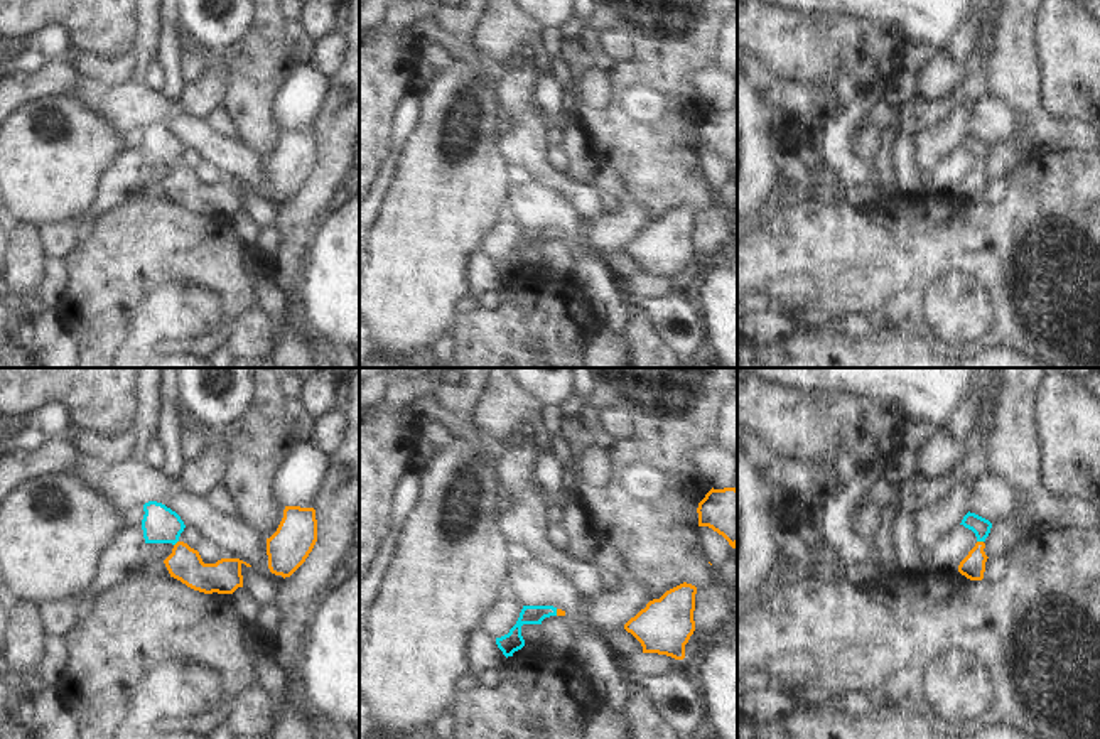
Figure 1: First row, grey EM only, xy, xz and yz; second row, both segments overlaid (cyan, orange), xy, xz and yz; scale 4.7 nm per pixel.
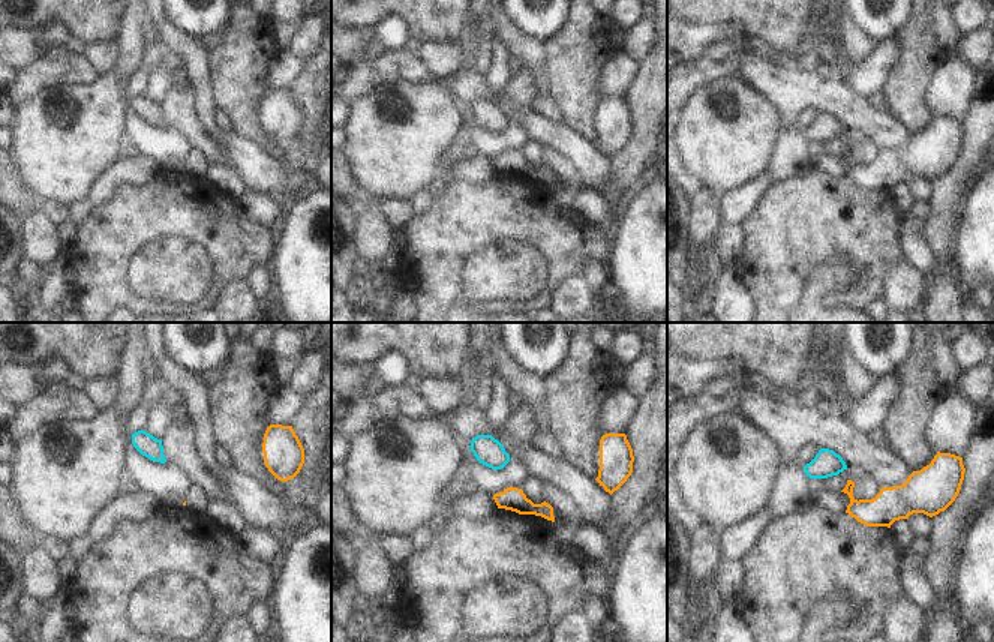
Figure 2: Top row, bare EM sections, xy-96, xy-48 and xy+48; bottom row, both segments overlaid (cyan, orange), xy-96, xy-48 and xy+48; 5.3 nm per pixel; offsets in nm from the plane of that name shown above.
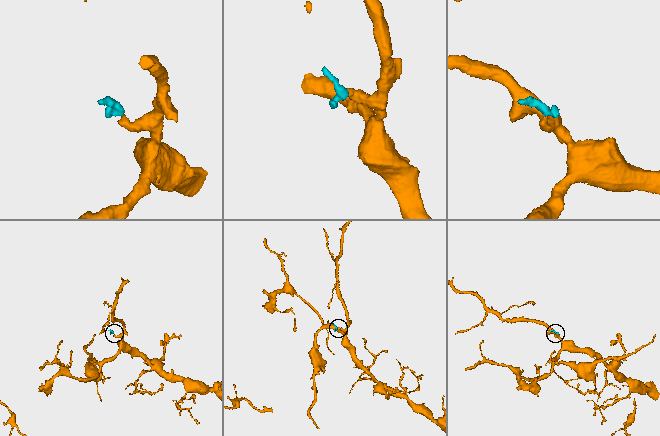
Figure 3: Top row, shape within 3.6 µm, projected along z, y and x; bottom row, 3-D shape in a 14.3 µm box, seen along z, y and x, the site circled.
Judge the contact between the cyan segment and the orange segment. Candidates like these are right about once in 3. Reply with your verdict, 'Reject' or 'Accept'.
Accept

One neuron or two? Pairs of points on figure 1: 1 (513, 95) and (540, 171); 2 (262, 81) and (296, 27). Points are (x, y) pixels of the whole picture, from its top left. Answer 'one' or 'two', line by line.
1: one
2: two

